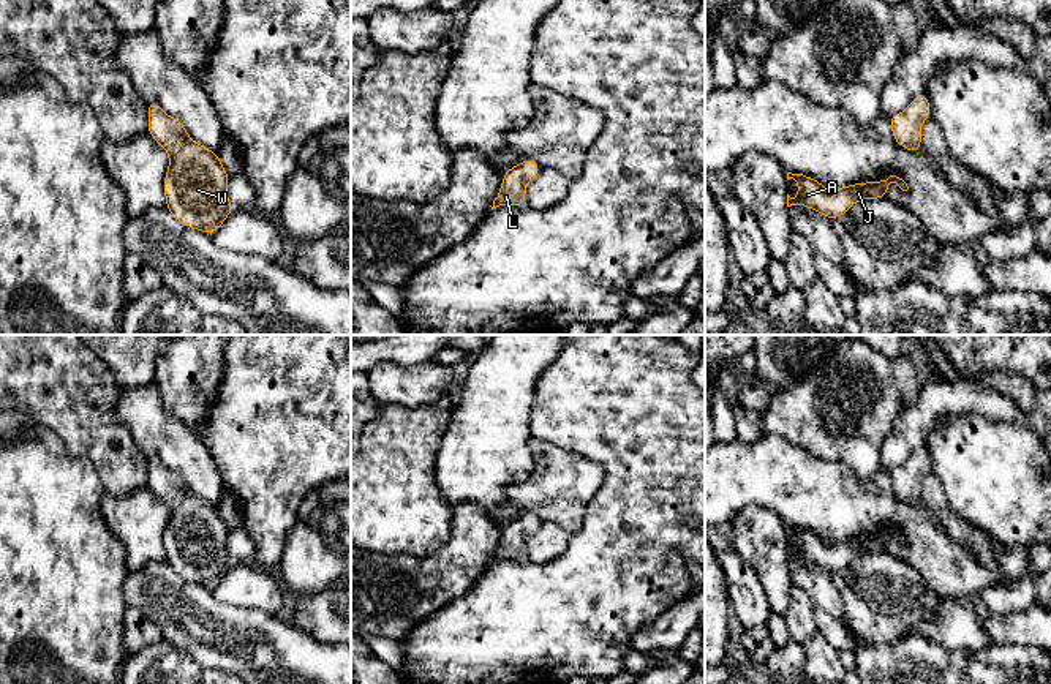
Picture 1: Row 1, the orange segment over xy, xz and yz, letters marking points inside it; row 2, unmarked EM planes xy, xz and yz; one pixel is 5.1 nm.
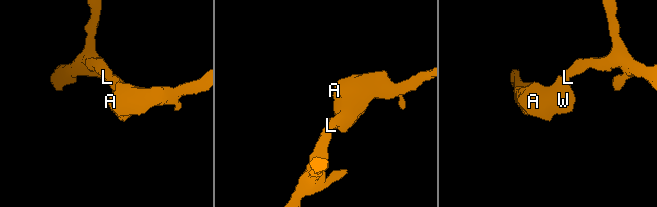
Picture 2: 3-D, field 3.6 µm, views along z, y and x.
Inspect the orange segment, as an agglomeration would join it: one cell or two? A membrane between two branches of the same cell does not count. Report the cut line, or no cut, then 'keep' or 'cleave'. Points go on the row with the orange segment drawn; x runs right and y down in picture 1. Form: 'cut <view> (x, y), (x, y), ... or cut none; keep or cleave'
cut none; keep

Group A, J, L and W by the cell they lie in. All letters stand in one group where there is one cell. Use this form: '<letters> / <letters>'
A J L W

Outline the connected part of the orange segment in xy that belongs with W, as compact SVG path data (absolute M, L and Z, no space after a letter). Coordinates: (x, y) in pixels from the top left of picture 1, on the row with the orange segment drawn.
M158 103L147 106L147 133L168 152L169 167L163 182L168 212L183 226L213 235L234 212L228 199L229 175L218 152L194 142L177 117L168 117Z

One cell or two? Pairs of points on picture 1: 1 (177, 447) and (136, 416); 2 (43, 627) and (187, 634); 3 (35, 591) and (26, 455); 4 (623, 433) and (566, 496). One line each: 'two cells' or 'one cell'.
1: one cell
2: two cells
3: one cell
4: two cells

